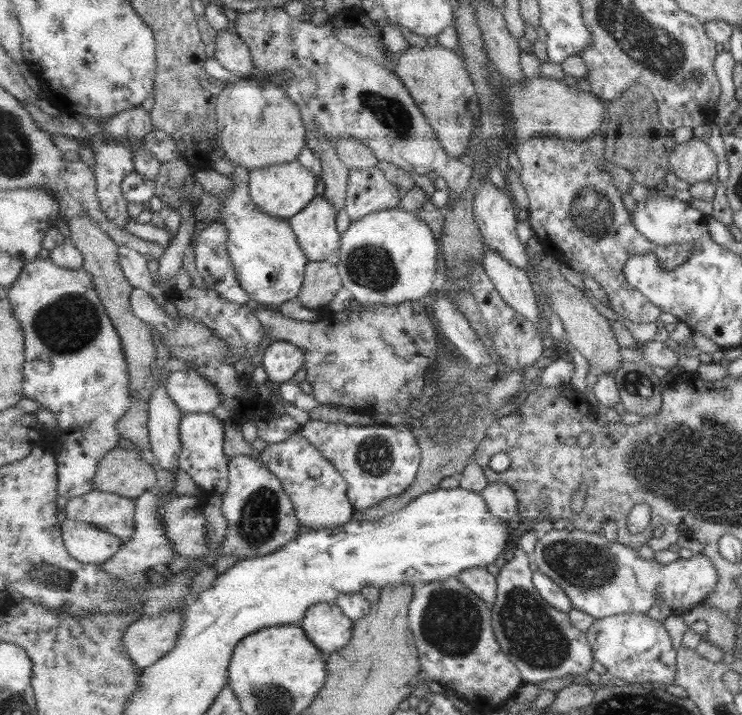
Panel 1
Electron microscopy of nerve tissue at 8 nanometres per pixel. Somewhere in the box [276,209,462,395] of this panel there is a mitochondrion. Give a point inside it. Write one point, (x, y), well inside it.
(367, 266)

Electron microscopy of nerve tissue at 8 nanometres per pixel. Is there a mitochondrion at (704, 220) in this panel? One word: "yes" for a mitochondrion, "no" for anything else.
no

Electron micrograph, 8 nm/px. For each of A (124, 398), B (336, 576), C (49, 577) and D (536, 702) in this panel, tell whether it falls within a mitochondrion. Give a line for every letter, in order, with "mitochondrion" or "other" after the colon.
A: other
B: other
C: mitochondrion
D: other

